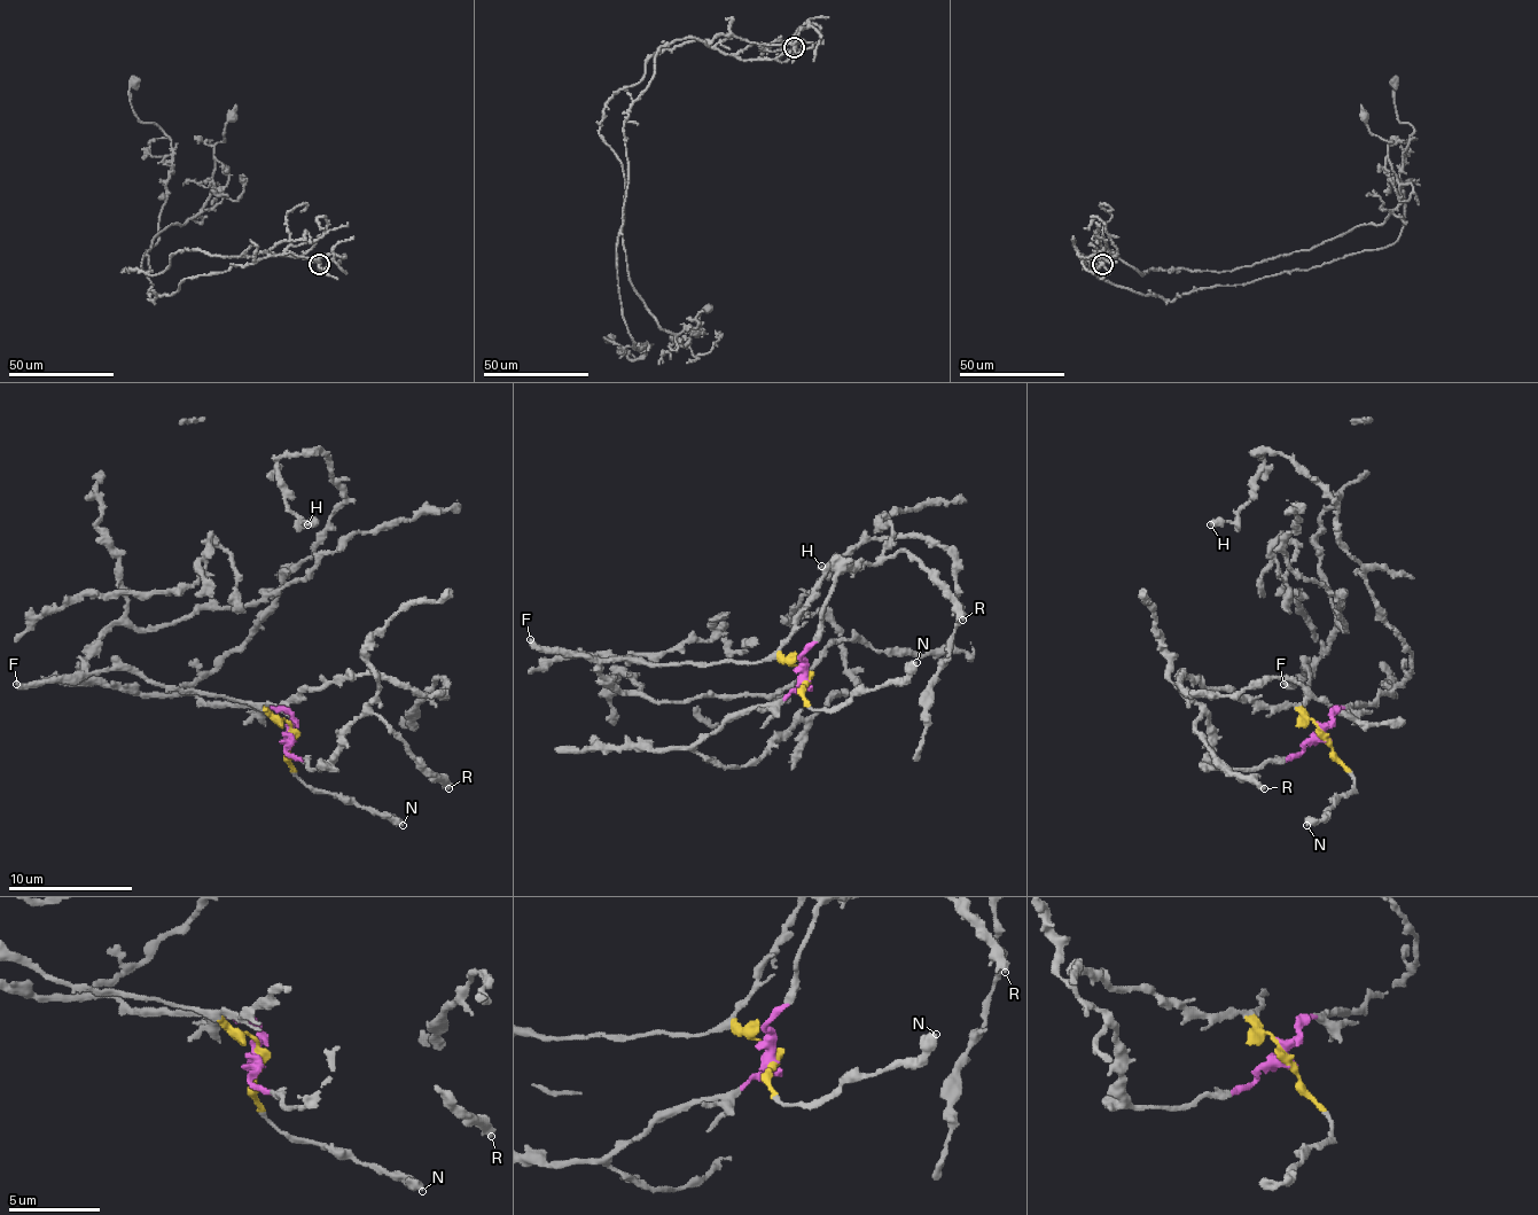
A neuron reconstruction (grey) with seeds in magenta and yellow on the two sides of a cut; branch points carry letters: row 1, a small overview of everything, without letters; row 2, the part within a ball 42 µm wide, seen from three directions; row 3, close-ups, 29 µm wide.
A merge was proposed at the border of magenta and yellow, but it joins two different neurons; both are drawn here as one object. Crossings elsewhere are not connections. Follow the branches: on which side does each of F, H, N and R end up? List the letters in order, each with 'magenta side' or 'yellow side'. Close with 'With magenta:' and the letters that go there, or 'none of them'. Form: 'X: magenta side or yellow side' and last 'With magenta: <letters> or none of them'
F: yellow side
H: magenta side
N: yellow side
R: magenta side
With magenta: H, R

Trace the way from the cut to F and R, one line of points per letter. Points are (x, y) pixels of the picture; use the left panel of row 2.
F: (289, 735), (280, 717), (258, 708), (220, 695), (165, 690), (127, 670), (15, 683)
R: (289, 735), (293, 755), (311, 768), (320, 768), (342, 735), (367, 714), (395, 735), (449, 789)

